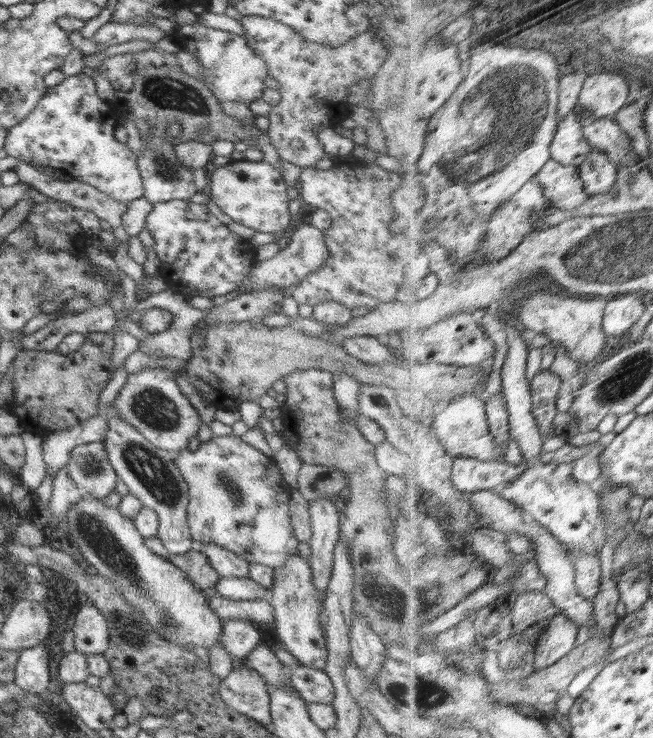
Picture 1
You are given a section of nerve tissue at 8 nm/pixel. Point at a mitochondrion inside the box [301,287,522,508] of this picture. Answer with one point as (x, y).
(314, 484)

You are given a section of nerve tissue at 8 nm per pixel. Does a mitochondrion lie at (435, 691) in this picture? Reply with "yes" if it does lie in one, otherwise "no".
yes

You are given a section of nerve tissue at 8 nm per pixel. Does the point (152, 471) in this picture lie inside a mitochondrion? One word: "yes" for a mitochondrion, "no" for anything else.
yes

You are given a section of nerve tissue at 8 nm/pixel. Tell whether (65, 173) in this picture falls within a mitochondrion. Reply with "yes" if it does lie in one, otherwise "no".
no

